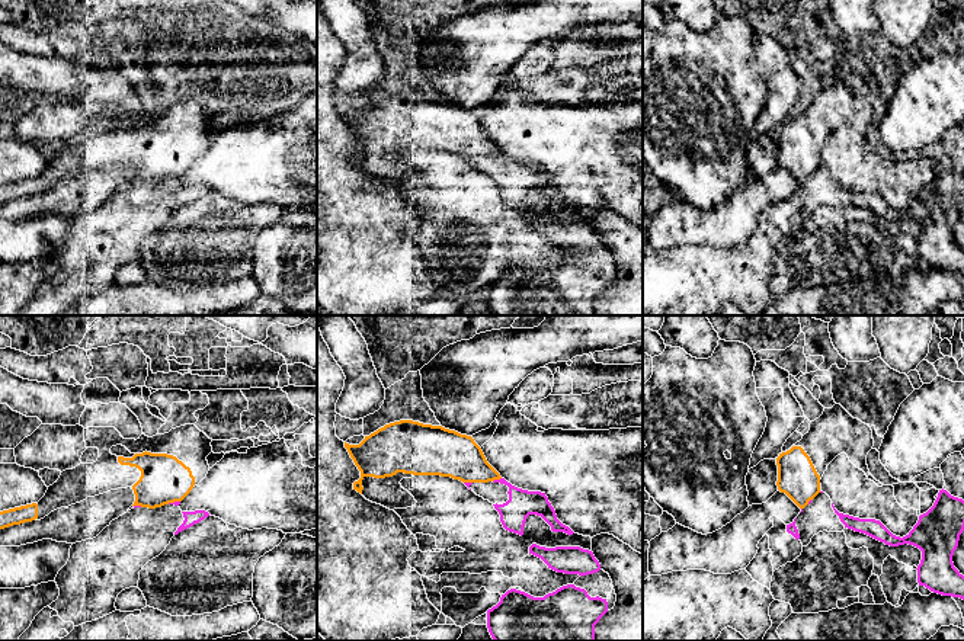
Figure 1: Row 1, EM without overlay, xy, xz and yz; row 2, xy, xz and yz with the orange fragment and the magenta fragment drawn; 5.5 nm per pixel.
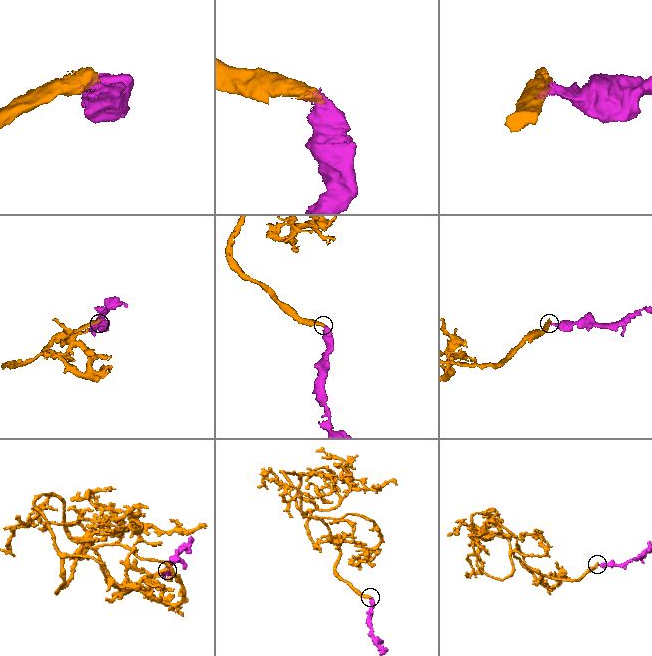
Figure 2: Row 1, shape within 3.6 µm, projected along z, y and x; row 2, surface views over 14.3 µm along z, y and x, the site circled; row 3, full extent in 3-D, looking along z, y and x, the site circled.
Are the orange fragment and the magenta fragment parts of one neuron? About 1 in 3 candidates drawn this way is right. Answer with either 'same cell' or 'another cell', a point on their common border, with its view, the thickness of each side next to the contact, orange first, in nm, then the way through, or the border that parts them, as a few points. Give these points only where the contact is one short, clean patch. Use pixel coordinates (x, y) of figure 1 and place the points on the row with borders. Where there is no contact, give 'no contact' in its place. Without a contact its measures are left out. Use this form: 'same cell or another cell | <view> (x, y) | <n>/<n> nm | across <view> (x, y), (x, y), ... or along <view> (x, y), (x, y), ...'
another cell | xz (496, 478) | 240/150 nm | along xz (500, 477), (493, 481)

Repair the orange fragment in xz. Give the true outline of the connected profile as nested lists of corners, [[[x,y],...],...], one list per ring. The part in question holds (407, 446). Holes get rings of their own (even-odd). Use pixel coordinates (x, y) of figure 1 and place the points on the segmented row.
[[[413,420],[385,424],[359,445],[345,442],[345,448],[361,471],[353,490],[390,510],[417,503],[401,487],[403,478],[441,475],[462,483],[502,478],[471,436]]]

